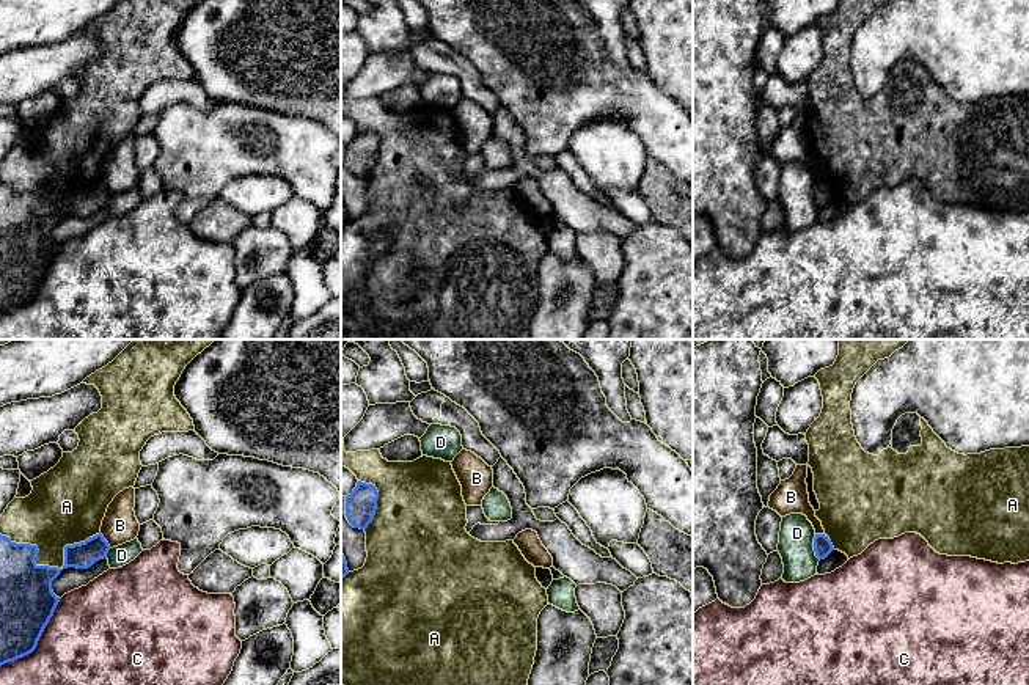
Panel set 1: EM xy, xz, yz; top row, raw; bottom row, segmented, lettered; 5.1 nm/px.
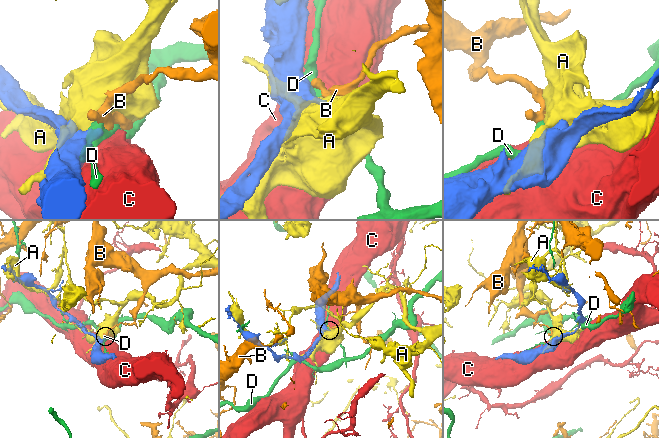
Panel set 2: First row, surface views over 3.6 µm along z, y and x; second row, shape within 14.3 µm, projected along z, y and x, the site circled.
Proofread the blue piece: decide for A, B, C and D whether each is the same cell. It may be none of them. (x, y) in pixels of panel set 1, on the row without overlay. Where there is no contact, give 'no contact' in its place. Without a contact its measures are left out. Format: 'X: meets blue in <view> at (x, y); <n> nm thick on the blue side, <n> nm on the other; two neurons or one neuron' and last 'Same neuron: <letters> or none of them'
A: meets blue in xy at (49, 216); 280 nm thick on the blue side, 320 nm on the other; two neurons
B: meets blue in xy at (106, 189); 140 nm thick on the blue side, 190 nm on the other; two neurons
C: meets blue in xy at (38, 288); 280 nm thick on the blue side, 500 nm on the other; two neurons
D: meets blue in yz at (814, 195); 100 nm thick on the blue side, 180 nm on the other; two neurons
Same neuron: none of them

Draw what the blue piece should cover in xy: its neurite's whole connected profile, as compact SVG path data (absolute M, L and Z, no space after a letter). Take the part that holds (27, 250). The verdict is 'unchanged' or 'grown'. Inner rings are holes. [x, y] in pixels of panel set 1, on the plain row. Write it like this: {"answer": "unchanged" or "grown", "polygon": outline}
{"answer": "unchanged", "polygon": "M0 182L0 314L31 302L60 250L52 229L63 217L38 214L36 193L16 192Z"}

